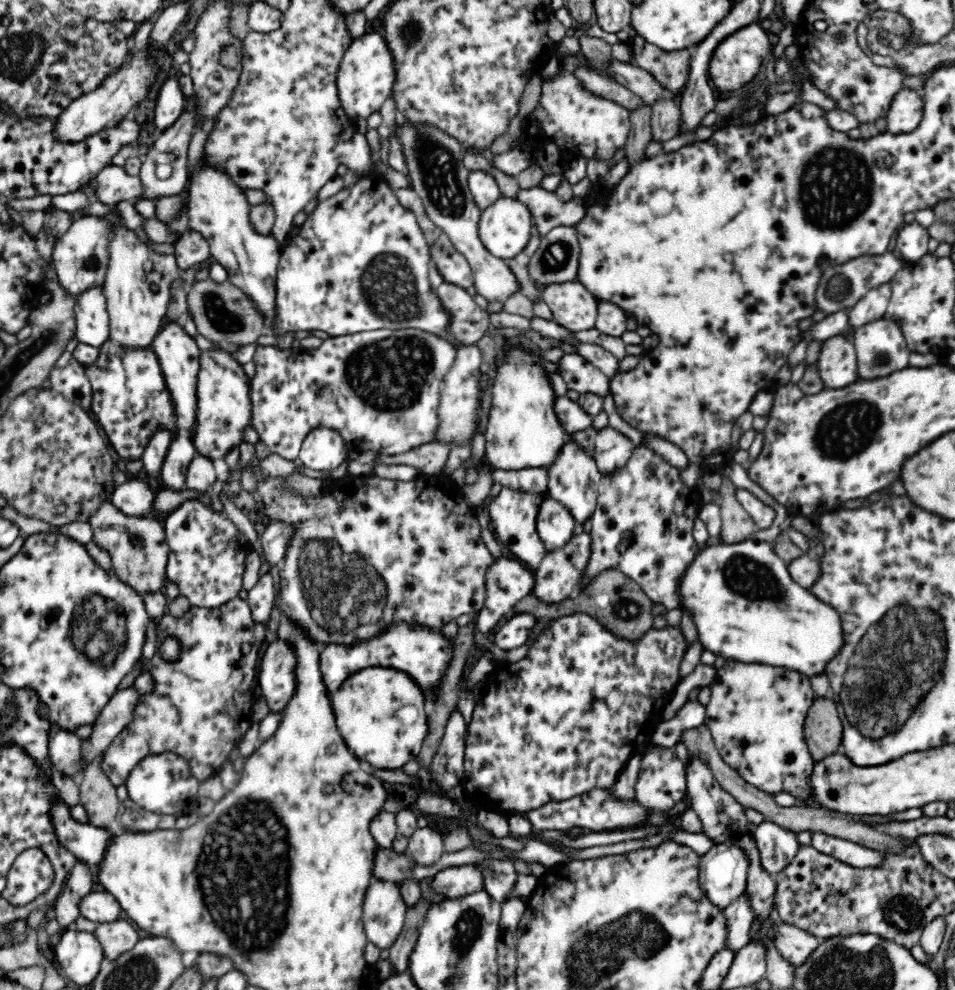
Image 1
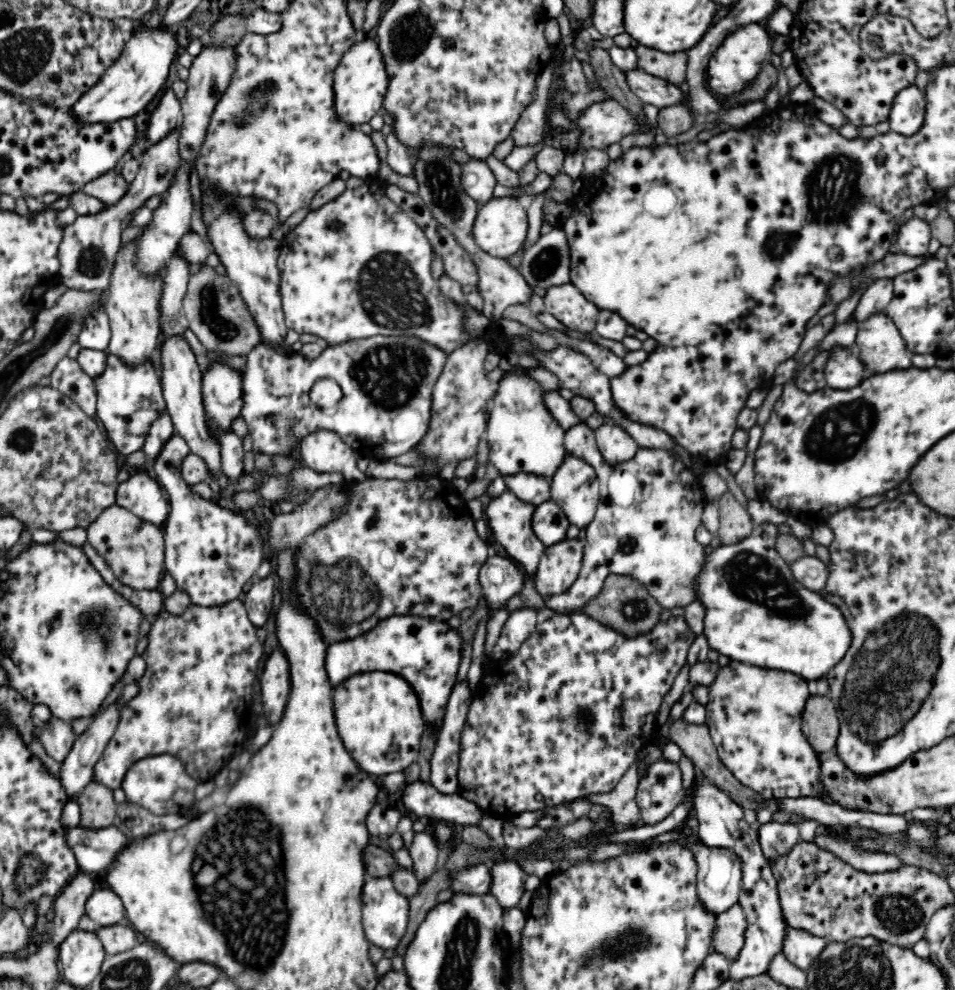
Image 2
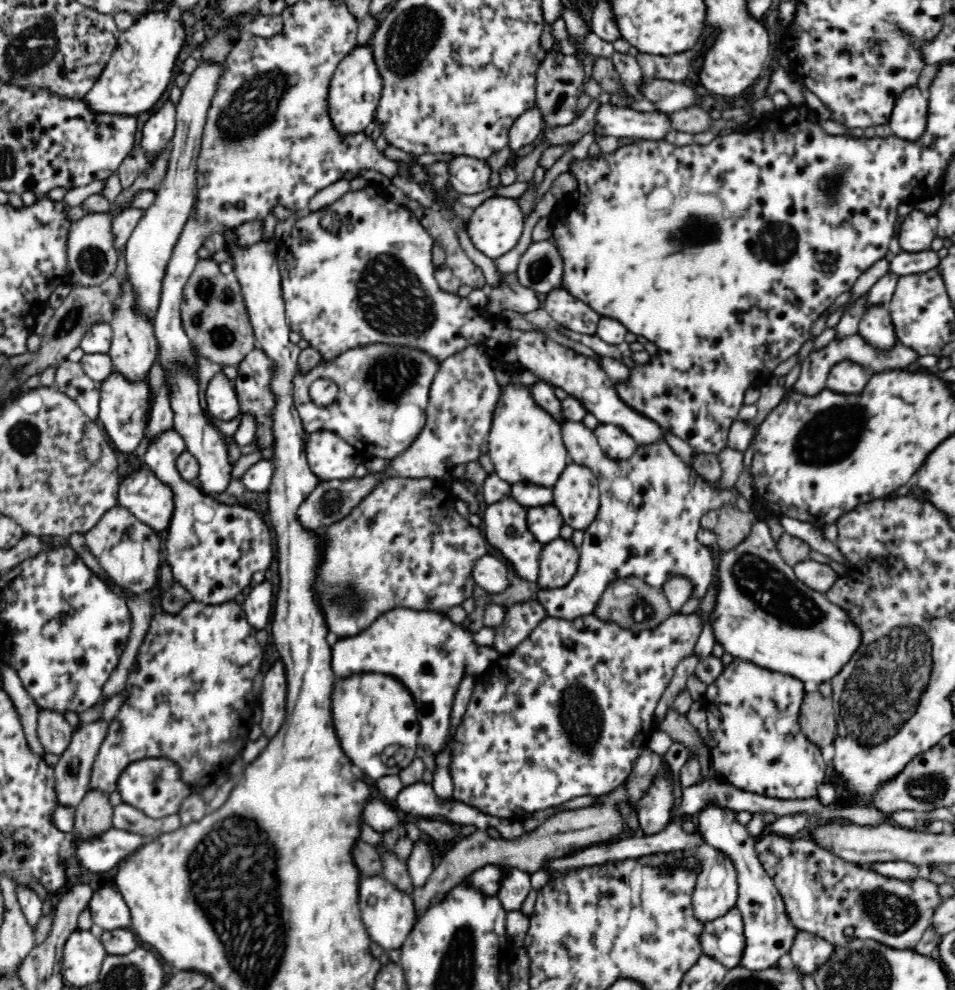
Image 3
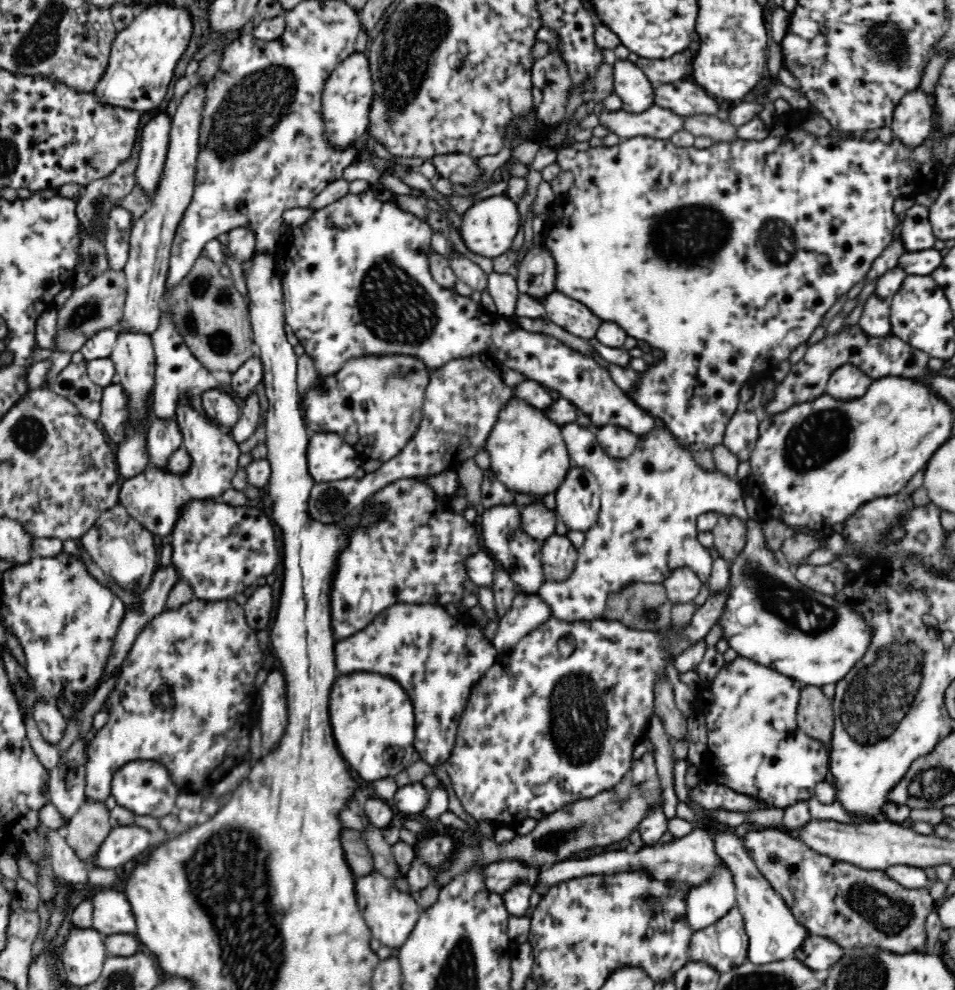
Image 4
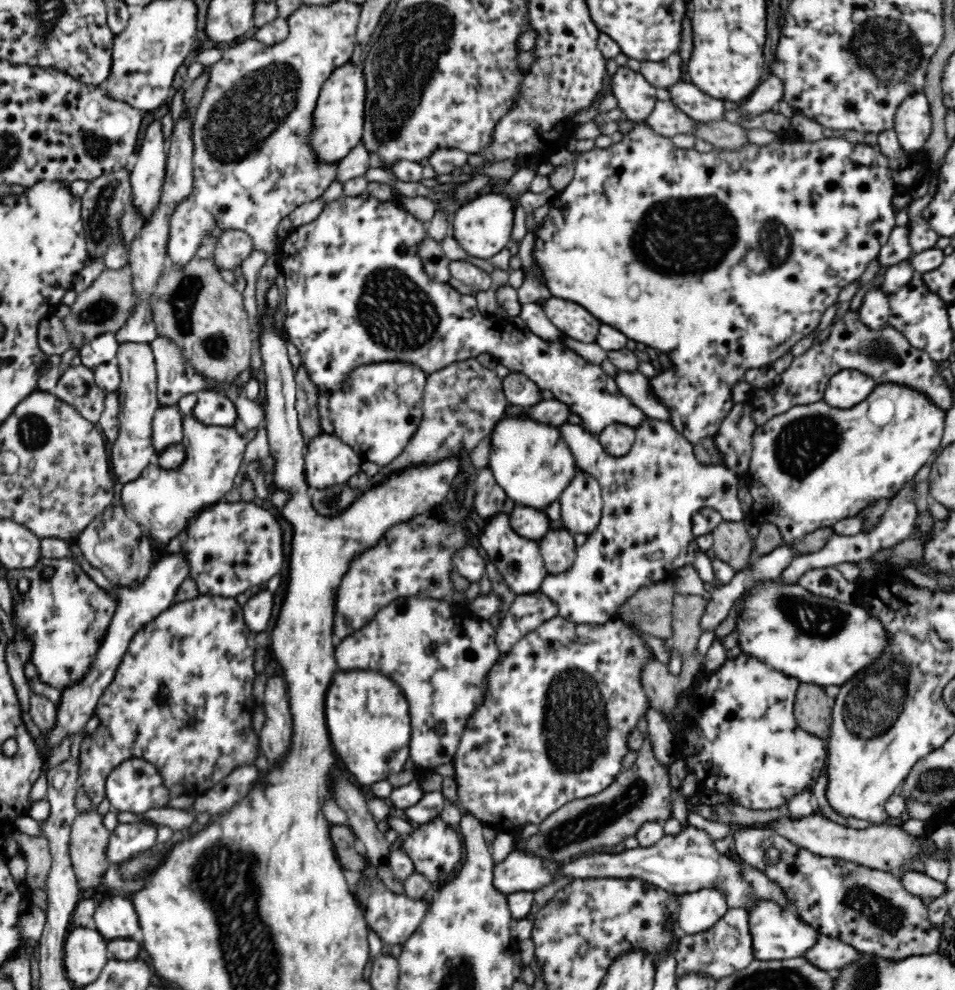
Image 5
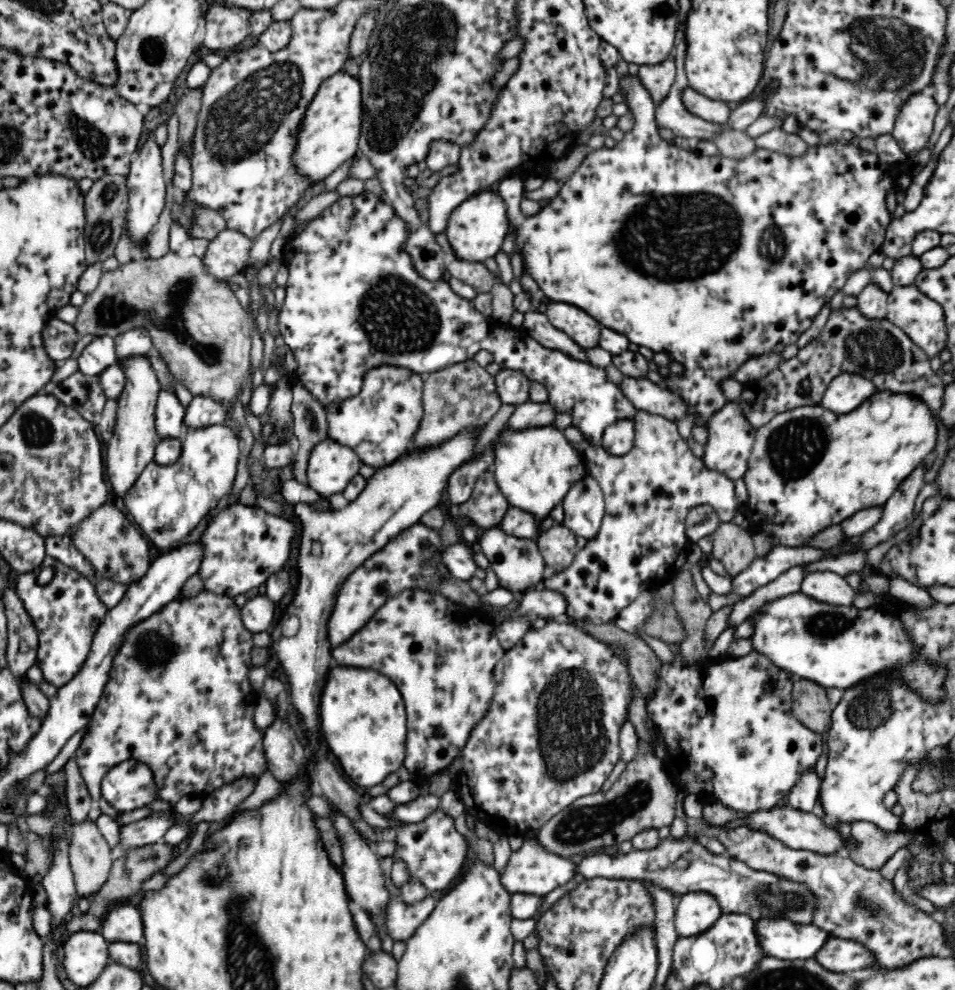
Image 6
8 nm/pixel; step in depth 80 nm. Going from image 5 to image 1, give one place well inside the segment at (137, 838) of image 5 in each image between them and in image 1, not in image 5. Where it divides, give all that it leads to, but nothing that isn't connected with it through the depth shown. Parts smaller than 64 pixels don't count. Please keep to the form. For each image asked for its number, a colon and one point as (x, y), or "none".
1: (88, 843)
2: (95, 850)
3: (103, 853)
4: (123, 843)

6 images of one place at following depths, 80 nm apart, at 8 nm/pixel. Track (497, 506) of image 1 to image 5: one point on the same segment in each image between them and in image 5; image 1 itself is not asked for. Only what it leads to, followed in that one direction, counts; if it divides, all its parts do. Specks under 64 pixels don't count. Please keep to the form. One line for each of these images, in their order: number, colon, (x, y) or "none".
2: (508, 518)
3: (504, 525)
4: (516, 552)
5: (518, 560)

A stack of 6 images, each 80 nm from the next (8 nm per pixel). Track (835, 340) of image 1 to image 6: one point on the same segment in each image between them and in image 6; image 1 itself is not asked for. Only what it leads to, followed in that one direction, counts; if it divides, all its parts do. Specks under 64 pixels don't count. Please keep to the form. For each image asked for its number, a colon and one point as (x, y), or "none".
2: (843, 371)
3: (847, 377)
4: (847, 382)
5: (848, 387)
6: (847, 391)

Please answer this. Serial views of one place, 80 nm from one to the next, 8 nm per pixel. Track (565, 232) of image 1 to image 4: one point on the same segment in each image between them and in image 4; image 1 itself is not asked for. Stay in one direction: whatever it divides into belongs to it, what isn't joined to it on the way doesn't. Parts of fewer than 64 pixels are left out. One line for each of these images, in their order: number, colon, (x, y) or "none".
2: (546, 263)
3: (540, 267)
4: (536, 273)

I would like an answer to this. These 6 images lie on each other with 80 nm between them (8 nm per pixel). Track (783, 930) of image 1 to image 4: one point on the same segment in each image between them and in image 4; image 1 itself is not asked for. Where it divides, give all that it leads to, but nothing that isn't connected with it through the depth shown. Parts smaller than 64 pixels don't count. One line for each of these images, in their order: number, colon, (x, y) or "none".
2: (802, 949)
3: (809, 953)
4: (818, 953)

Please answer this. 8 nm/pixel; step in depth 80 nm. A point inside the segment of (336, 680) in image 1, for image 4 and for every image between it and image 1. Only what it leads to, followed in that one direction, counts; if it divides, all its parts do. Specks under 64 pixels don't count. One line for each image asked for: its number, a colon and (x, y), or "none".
2: (426, 651)
3: (429, 654)
4: (436, 656)

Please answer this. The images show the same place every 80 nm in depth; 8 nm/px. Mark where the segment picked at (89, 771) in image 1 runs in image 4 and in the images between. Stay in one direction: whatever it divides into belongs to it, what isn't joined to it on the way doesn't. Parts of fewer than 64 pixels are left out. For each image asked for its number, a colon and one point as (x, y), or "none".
2: (97, 806)
3: (93, 815)
4: (87, 829)

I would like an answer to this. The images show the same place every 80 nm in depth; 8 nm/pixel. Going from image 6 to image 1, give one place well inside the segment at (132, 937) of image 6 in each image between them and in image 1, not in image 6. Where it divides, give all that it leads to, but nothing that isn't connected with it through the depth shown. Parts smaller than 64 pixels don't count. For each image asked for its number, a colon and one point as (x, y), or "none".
1: (99, 907)
2: (104, 907)
3: (110, 912)
4: (113, 914)
5: (115, 917)

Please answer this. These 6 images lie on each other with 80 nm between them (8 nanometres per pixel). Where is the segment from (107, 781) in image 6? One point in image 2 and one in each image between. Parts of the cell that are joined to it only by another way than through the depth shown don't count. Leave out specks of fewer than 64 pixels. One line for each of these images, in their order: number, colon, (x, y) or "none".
2: (160, 784)
3: (153, 786)
4: (144, 787)
5: (135, 785)

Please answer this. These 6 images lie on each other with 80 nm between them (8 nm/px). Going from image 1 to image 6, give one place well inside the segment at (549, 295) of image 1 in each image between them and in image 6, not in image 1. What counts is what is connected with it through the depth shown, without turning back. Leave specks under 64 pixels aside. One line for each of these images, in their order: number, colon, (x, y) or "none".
2: (565, 302)
3: (565, 309)
4: (572, 316)
5: (575, 322)
6: (583, 329)

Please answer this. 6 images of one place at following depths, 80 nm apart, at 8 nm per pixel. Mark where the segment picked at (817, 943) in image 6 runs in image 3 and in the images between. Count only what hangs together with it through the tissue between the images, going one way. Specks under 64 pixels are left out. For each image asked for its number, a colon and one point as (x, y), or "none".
3: (770, 934)
4: (774, 934)
5: (777, 934)

